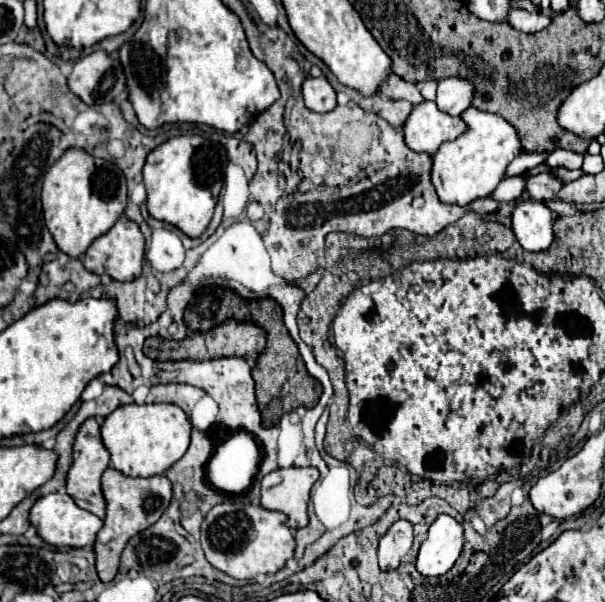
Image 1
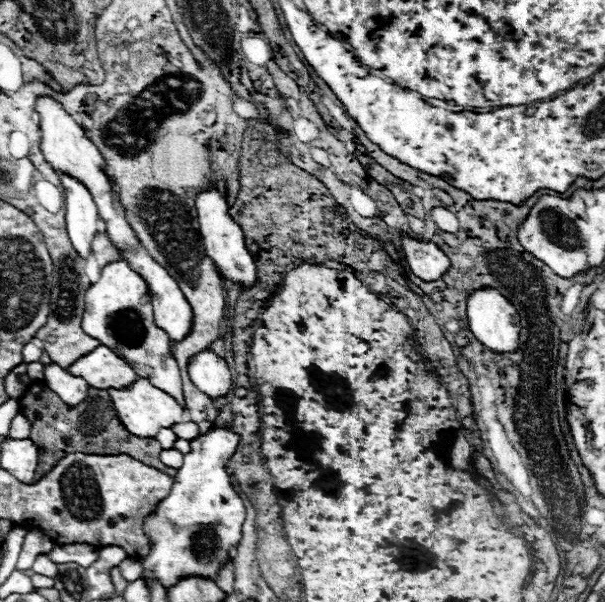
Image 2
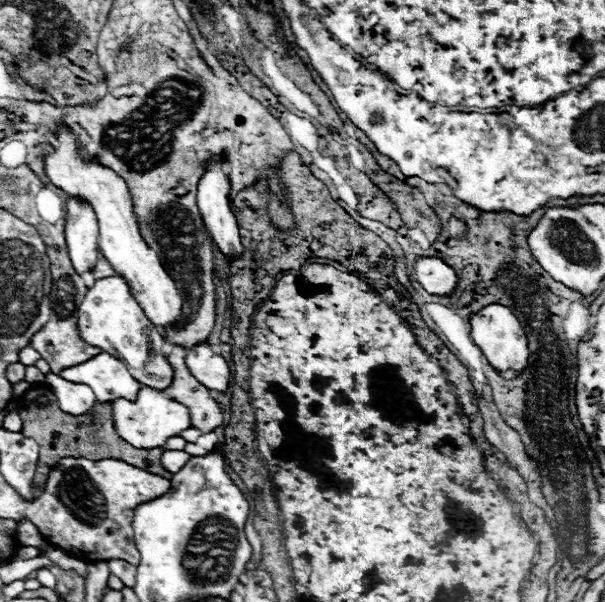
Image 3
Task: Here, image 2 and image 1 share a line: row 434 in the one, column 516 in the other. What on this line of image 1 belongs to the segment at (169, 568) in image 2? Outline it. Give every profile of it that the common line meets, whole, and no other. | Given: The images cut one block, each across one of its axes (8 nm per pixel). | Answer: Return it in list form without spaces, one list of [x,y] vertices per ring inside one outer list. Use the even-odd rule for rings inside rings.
[[[526,192],[522,196],[524,198],[516,200],[512,208],[512,232],[524,250],[546,250],[554,242],[554,214],[544,202],[530,202],[530,198],[526,198]]]

